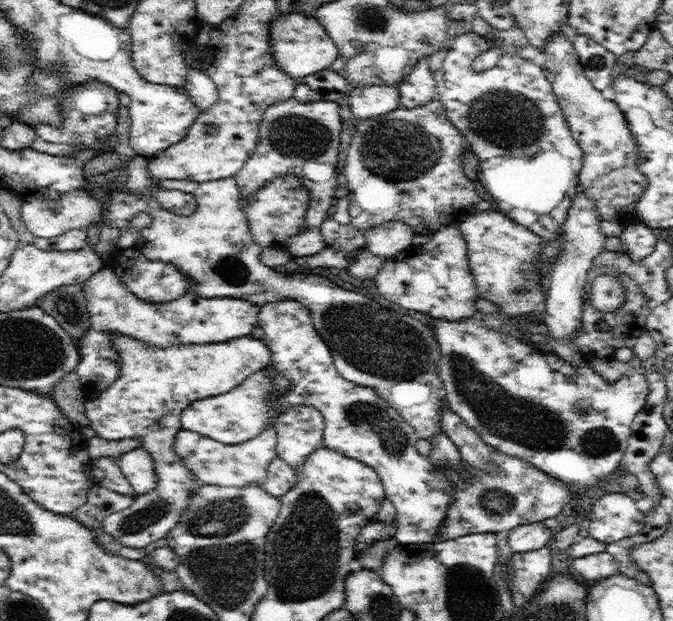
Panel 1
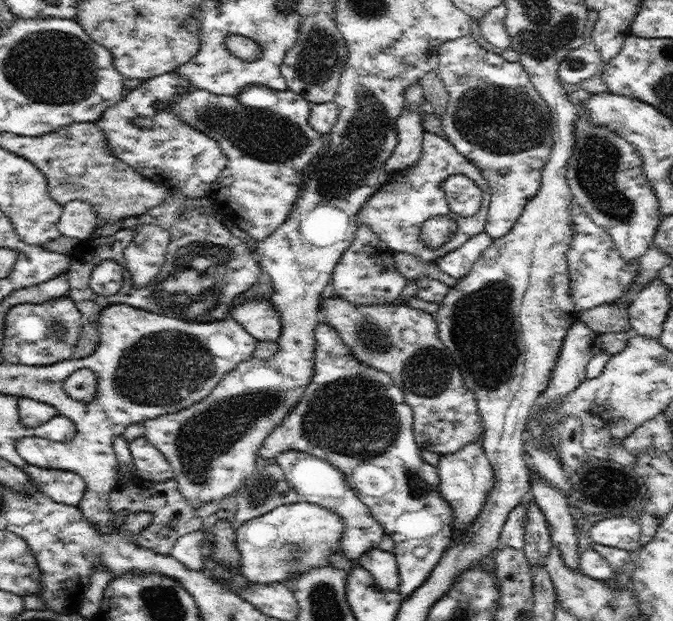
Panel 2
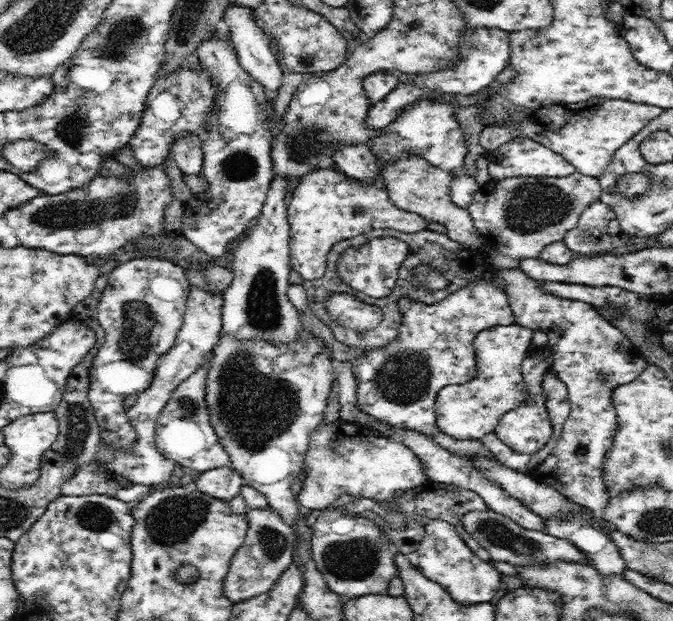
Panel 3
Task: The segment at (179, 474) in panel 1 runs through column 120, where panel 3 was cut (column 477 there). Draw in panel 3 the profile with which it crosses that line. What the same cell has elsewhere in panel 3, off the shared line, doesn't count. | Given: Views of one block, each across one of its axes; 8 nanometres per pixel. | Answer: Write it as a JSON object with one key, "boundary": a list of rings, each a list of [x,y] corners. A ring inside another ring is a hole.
{"boundary":[[[516,322],[511,326],[496,326],[481,331],[474,341],[477,358],[477,375],[464,384],[452,384],[440,389],[436,396],[435,413],[439,430],[456,440],[478,439],[495,432],[496,425],[504,414],[526,402],[526,389],[521,364],[531,346],[534,328],[520,327]],[[490,509],[474,510],[467,512],[462,517],[464,528],[478,545],[488,550],[491,561],[507,562],[516,566],[528,566],[528,564],[556,564],[558,560],[576,562],[577,564],[589,563],[584,554],[568,540],[549,536],[544,531],[528,531],[522,528],[515,520],[508,518]]]}

